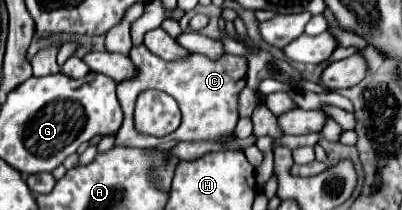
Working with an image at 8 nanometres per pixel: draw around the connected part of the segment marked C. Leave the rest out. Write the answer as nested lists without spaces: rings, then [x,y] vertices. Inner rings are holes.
[[[144,45],[132,47],[130,59],[136,65],[136,77],[118,83],[118,101],[124,113],[124,123],[116,135],[116,145],[132,145],[132,147],[158,147],[168,141],[222,141],[234,133],[238,123],[238,95],[246,87],[248,61],[246,57],[222,55],[218,59],[210,59],[202,53],[188,53],[186,61],[164,61],[148,51]],[[160,89],[172,95],[182,111],[182,123],[176,131],[164,137],[152,137],[136,133],[132,127],[132,109],[140,91]]]

